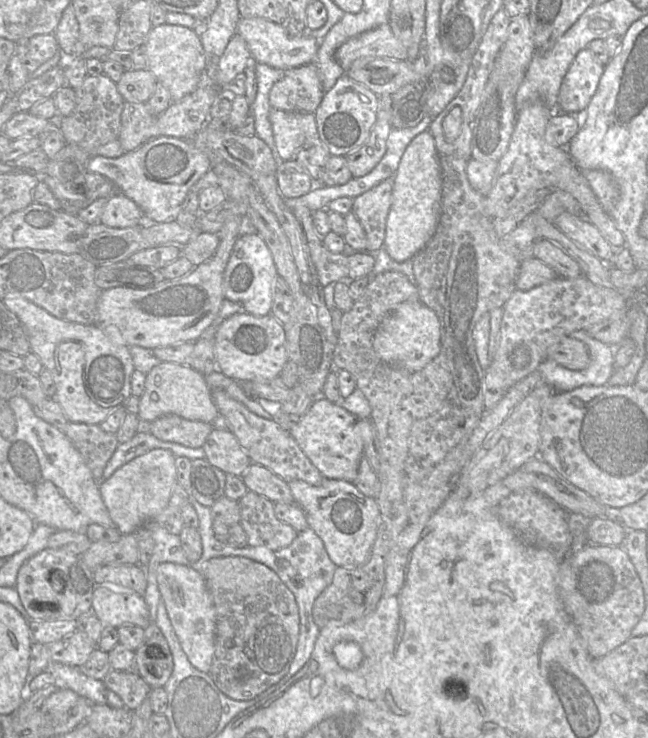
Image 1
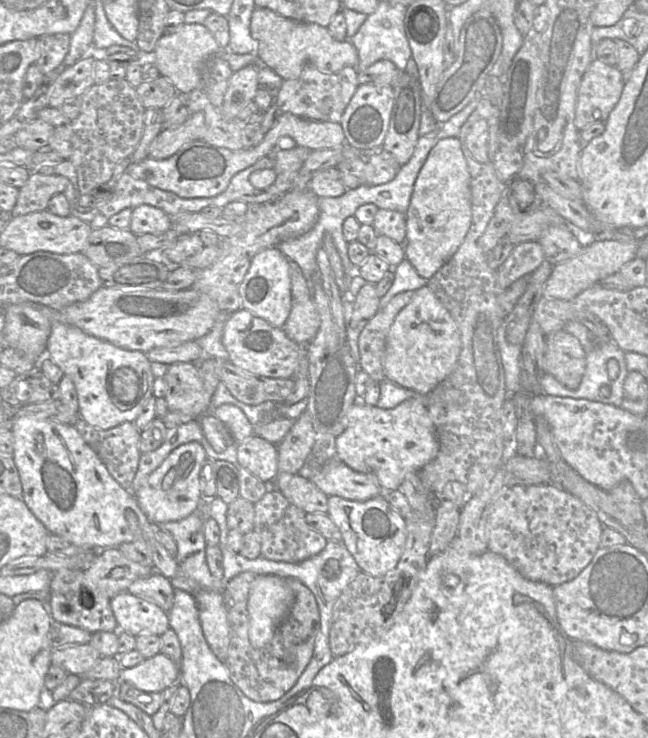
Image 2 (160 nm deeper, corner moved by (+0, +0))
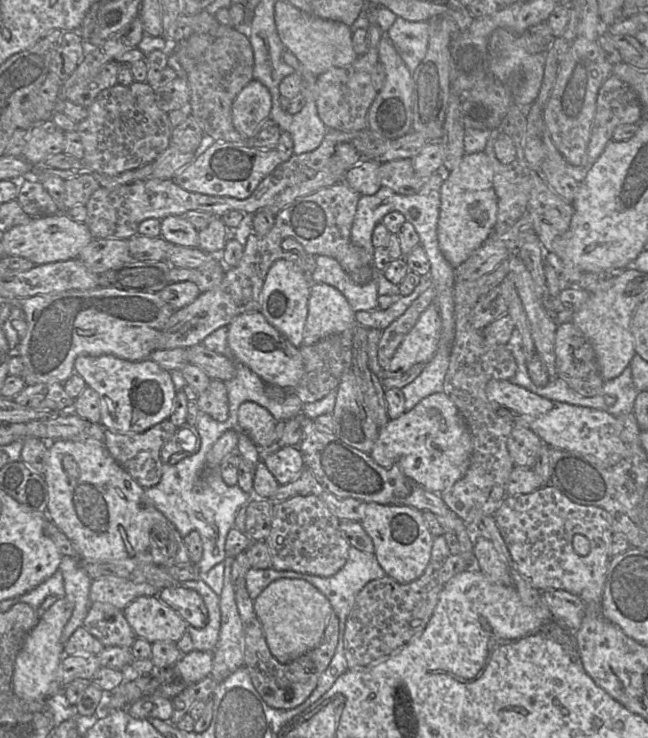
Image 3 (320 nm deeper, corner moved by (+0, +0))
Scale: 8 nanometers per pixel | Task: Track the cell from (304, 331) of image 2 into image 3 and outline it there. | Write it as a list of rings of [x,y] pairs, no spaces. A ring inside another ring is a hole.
[[[311,283],[303,345],[341,334],[355,323],[355,312],[339,290],[324,283]]]

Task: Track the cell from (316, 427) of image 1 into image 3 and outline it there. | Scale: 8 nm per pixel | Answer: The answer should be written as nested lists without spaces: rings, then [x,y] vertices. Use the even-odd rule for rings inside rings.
[[[435,393],[414,408],[380,428],[370,456],[382,467],[398,466],[415,485],[440,493],[454,485],[466,473],[472,454],[472,441],[465,421],[450,397]]]

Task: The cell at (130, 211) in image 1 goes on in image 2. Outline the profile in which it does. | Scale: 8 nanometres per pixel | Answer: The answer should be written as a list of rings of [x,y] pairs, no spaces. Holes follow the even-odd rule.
[[[141,205],[132,209],[129,230],[136,235],[146,233],[159,235],[172,228],[171,216],[159,208]]]

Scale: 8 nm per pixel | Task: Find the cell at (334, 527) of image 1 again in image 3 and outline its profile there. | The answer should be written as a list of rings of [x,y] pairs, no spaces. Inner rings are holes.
[[[364,503],[363,517],[359,523],[372,539],[373,554],[386,576],[407,584],[424,573],[431,562],[434,536],[424,521],[422,511],[405,505]]]

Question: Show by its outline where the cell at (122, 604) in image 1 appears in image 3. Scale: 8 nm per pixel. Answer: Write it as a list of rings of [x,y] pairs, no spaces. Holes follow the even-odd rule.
[[[157,596],[138,597],[122,612],[135,635],[151,644],[160,641],[176,643],[189,625]]]

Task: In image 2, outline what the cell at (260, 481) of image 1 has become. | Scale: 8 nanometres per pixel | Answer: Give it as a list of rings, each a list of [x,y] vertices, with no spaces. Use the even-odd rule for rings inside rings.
[[[281,472],[269,485],[306,513],[327,514],[328,495],[308,478],[300,474]]]

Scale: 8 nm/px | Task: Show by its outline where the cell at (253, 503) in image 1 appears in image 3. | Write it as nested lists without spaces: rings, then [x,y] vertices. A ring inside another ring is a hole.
[[[316,495],[295,496],[272,503],[271,530],[264,542],[269,547],[272,568],[277,571],[293,571],[319,577],[335,575],[347,562],[350,544],[339,531],[340,519],[334,516],[325,503]]]

